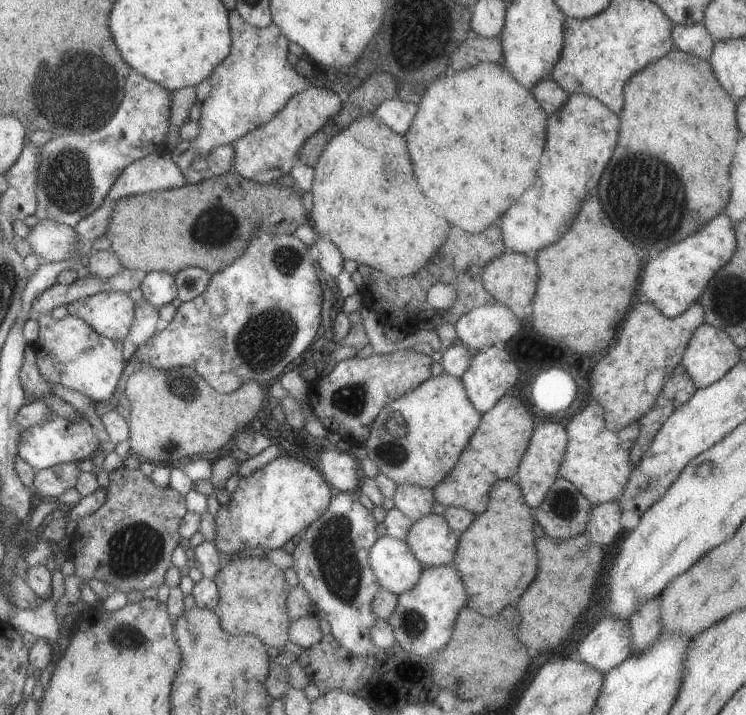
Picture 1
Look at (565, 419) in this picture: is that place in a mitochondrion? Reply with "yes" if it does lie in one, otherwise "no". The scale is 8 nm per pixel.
no

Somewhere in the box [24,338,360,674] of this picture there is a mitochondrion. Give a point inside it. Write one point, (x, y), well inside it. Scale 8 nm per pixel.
(138, 547)

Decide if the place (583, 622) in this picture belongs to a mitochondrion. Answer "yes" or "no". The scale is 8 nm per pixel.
no

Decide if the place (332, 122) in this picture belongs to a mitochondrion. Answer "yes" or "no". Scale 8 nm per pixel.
no

